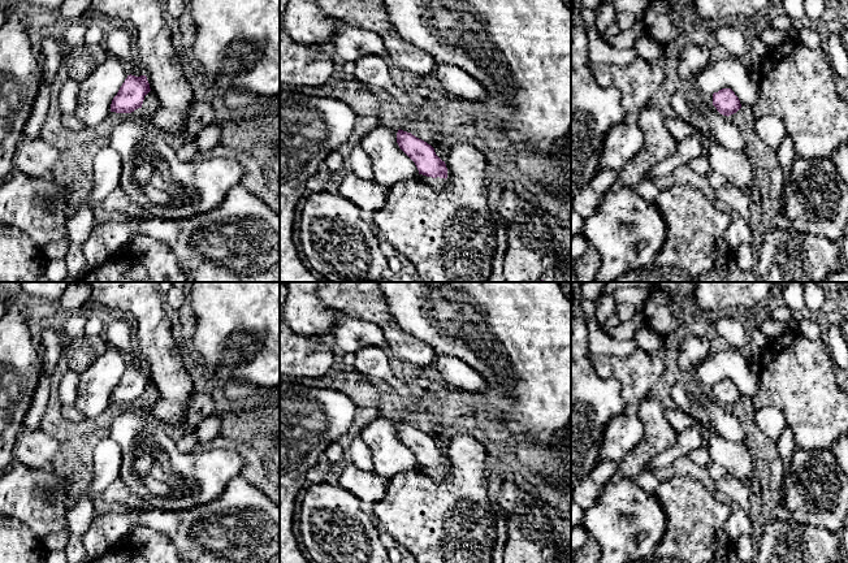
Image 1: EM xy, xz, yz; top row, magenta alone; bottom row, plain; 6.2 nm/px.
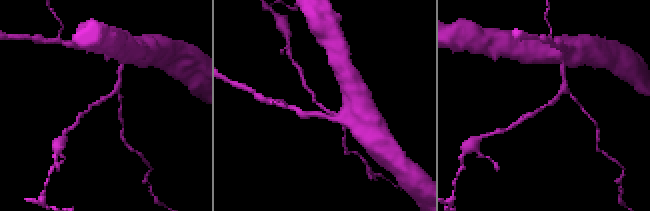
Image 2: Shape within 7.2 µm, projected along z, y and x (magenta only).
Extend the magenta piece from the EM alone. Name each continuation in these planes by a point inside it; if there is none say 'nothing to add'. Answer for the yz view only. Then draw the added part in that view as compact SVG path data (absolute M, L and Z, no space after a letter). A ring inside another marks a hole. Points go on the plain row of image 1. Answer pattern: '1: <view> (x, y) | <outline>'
nothing to add

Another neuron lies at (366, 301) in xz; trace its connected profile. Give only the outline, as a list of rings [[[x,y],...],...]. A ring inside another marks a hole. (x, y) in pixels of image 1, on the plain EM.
[[[317,282],[317,286],[329,307],[378,325],[389,356],[403,361],[410,372],[428,367],[437,358],[432,346],[399,328],[378,282]]]

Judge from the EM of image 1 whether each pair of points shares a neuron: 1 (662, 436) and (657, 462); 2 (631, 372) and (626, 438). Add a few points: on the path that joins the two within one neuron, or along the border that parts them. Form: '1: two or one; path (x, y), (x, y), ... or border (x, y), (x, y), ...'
1: two; border (678, 433), (676, 441), (660, 451), (647, 470)
2: one; path (631, 389), (631, 415), (628, 421)

